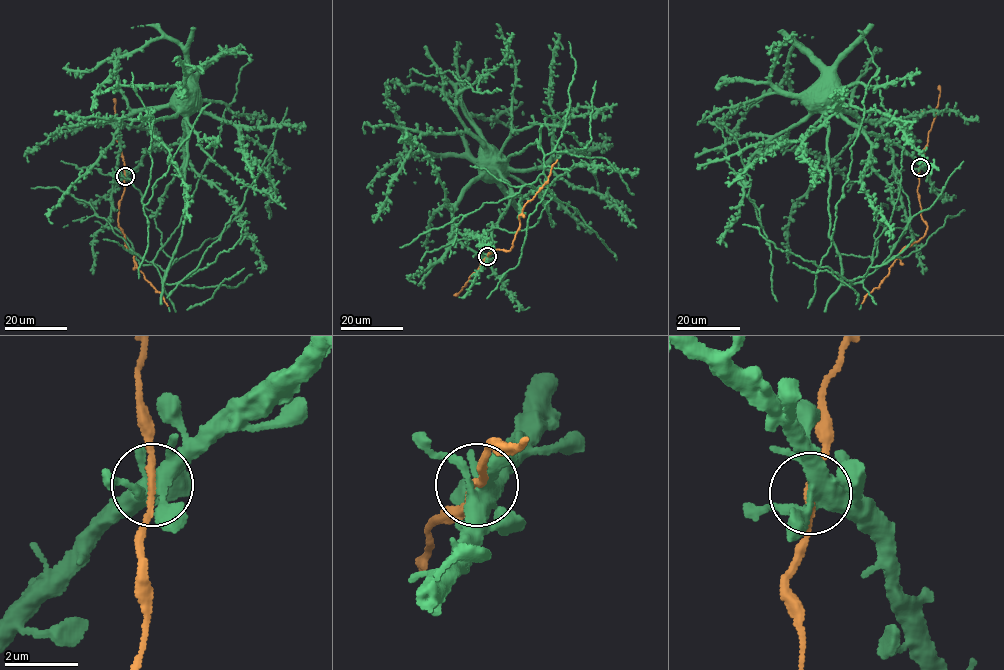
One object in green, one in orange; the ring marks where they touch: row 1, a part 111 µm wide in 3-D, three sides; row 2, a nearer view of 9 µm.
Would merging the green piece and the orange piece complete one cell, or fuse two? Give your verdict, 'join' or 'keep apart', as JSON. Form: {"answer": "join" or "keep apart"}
{"answer": "join"}

